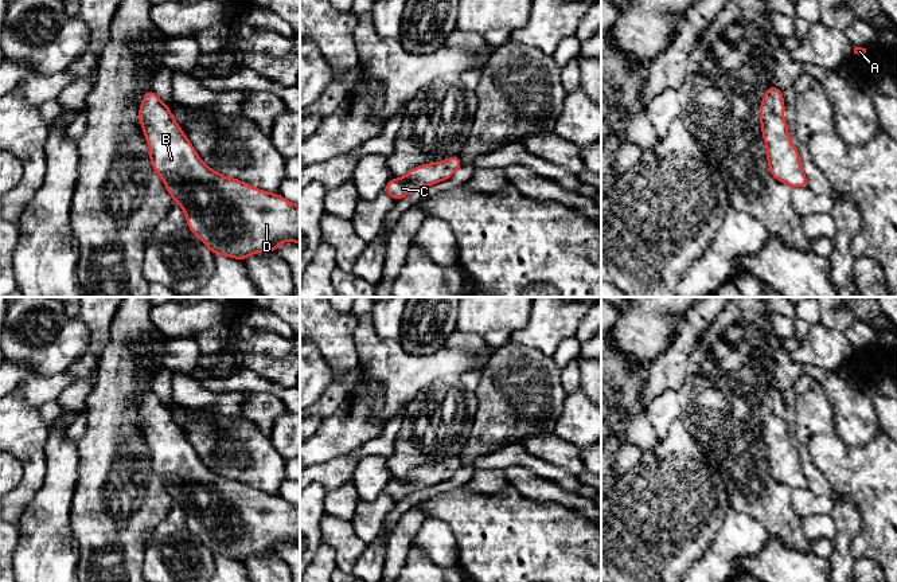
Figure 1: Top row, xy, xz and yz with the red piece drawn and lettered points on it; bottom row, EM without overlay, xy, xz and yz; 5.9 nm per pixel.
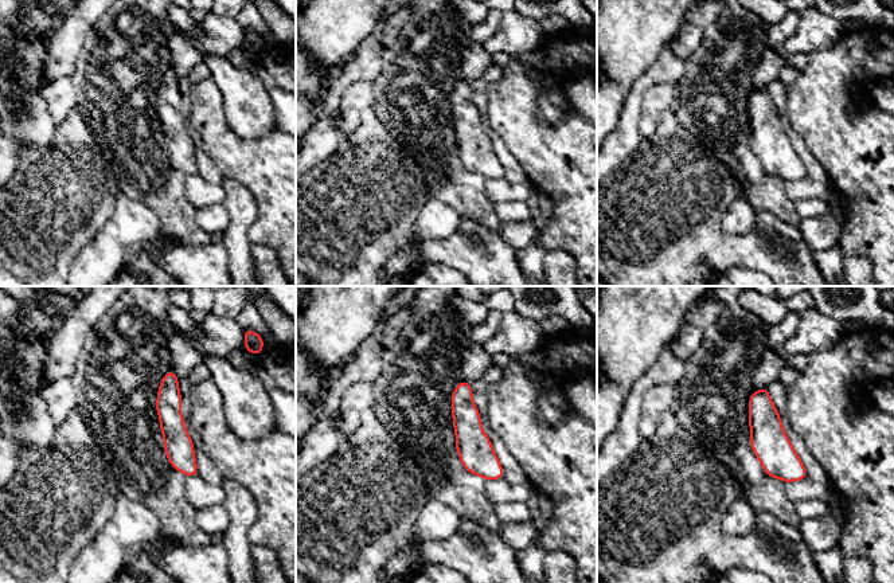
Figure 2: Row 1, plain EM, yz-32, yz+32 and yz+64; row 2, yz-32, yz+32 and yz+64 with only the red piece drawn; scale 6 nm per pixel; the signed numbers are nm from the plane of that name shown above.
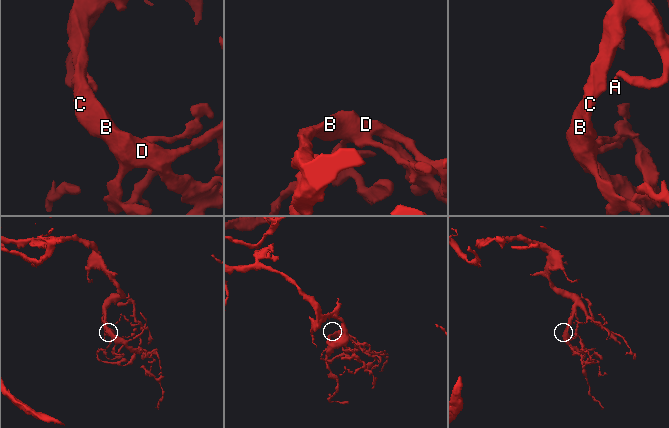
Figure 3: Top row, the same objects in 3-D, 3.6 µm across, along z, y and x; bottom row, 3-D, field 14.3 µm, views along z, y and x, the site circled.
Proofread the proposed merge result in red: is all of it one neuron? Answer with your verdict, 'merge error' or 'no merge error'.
no merge error

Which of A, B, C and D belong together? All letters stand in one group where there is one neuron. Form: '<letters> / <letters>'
A B C D

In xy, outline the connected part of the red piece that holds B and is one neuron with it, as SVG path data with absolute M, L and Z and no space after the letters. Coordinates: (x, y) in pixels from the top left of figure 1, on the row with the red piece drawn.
M152 89L141 99L139 122L149 145L155 172L163 179L173 202L184 210L190 230L214 255L229 255L243 262L249 254L264 250L277 253L284 241L300 245L300 206L280 194L265 192L208 168L176 124L169 108Z

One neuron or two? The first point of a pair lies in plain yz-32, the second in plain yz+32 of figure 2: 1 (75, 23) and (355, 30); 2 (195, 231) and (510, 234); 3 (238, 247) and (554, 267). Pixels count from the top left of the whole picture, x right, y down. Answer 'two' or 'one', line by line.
1: two
2: two
3: two

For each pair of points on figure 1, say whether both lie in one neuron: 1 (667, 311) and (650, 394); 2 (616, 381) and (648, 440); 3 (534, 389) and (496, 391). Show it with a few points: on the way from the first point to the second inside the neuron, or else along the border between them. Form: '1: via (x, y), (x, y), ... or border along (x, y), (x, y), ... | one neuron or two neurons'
1: border along (677, 331), (667, 348), (651, 364) | two neurons
2: via (621, 395), (621, 410), (634, 426) | one neuron
3: via (525, 389), (506, 391) | one neuron

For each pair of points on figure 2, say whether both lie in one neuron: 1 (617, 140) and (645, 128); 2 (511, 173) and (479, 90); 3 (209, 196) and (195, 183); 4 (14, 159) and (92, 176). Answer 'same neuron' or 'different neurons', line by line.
1: different neurons
2: same neuron
3: same neuron
4: different neurons

